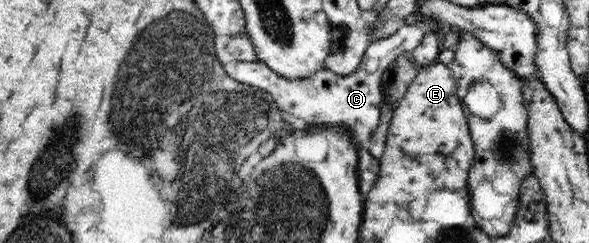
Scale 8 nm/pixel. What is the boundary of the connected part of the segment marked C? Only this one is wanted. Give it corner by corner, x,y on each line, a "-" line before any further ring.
420,16
412,18
412,21
400,26
393,36
372,42
365,50
359,68
355,72
351,72
349,76
337,76
334,72
321,68
309,78
287,80
275,74
266,64
259,61
235,60
224,64
224,68
228,75
233,77
233,80
269,93
281,111
291,113
294,117
303,119
310,125
345,125
347,129
351,129
351,137
359,143
359,148
367,148
369,138
379,124
384,90
380,86
380,82
384,70
393,65
400,54
411,53
421,44
422,39
428,33
435,30
436,25
433,22
428,22

